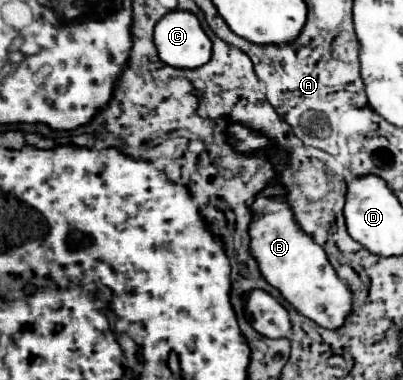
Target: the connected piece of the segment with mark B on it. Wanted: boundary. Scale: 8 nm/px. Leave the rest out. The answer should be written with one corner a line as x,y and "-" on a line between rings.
267,186
253,202
253,220
249,226
251,254
255,256
265,280
275,286
303,316
327,330
337,330
353,312
351,290
329,264
323,248
315,244
293,220
281,186

